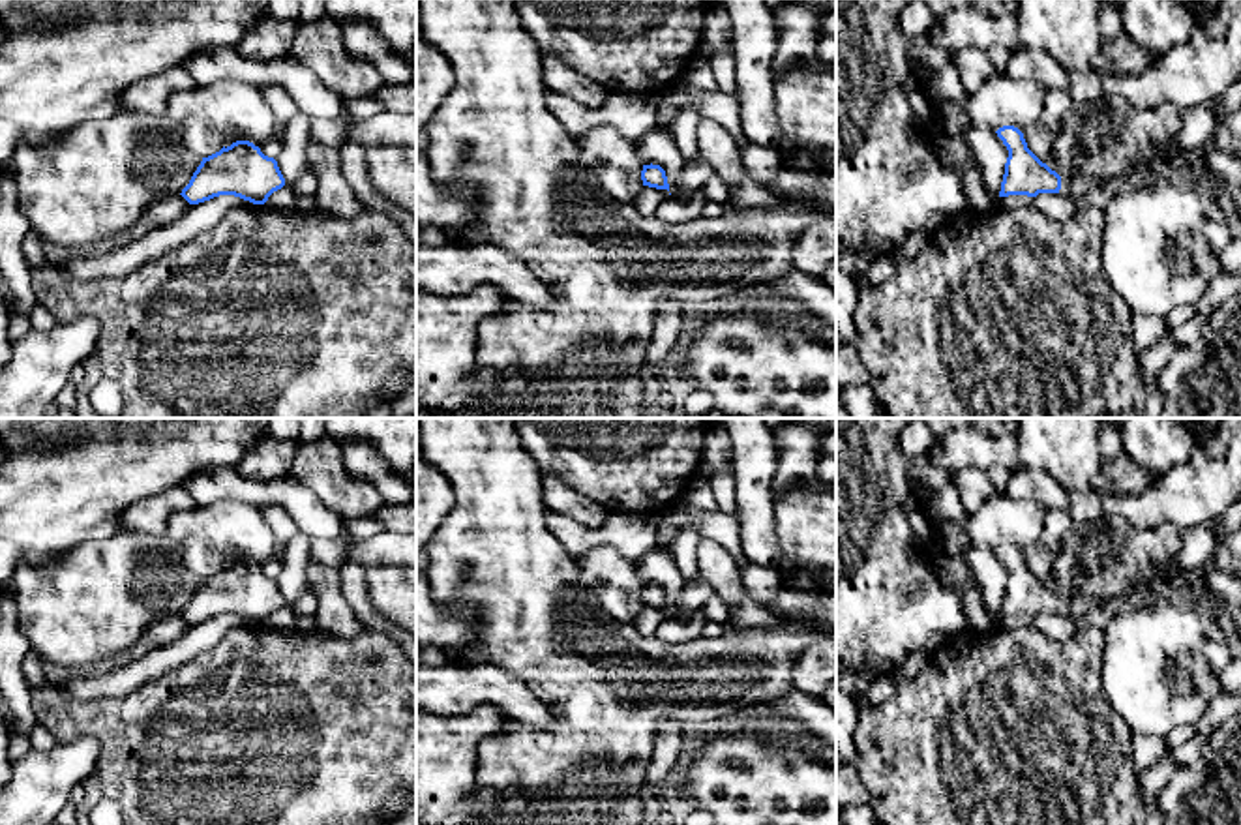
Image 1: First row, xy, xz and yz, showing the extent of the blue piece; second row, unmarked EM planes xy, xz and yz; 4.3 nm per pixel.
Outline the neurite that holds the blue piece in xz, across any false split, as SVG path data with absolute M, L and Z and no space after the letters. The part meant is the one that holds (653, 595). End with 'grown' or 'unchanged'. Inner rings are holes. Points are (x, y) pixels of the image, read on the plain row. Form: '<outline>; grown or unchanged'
M643 585L641 600L643 606L669 611L665 591L660 585Z; unchanged

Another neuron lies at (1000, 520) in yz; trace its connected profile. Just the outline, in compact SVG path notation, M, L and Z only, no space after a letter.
M994 491L975 512L965 514L965 529L971 548L997 551L1014 546L1024 551L1040 538L1044 519L1046 508L1039 502Z

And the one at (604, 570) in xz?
M596 546L572 559L581 587L600 600L606 613L617 621L634 621L643 611L637 562L613 546Z

